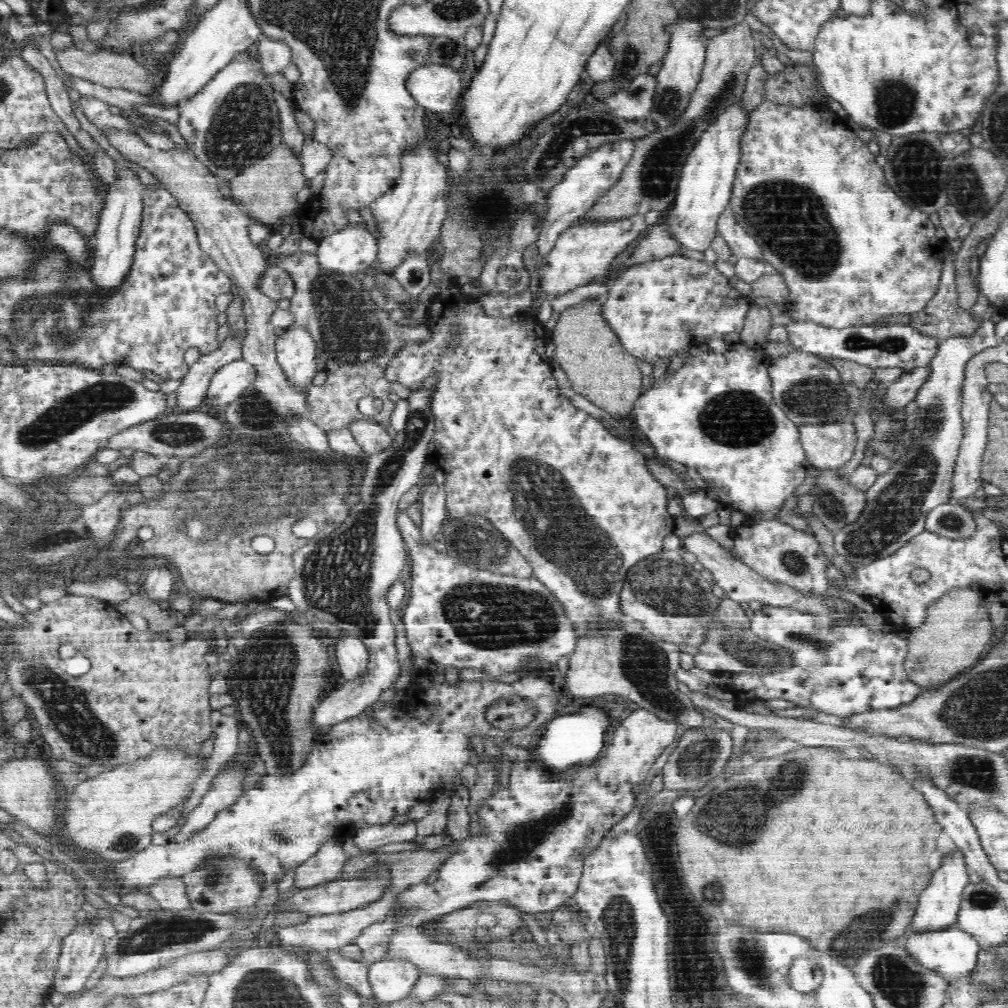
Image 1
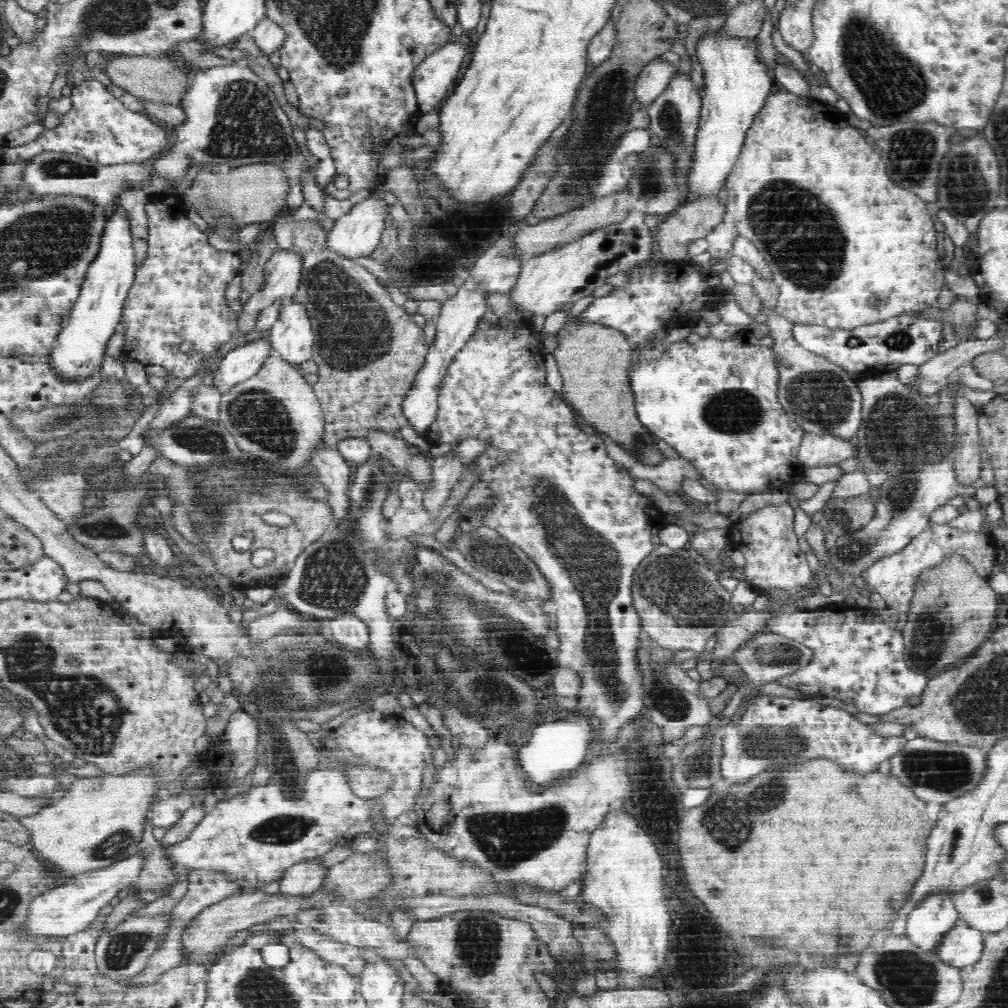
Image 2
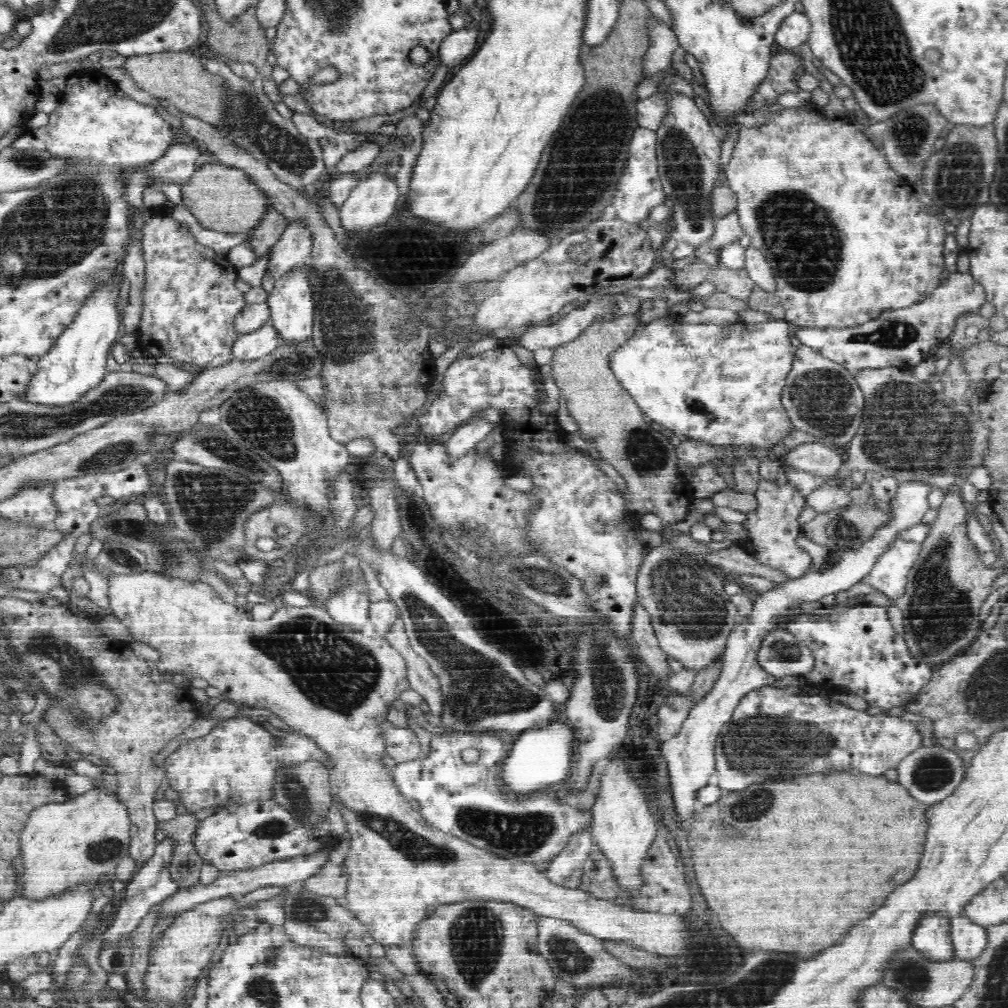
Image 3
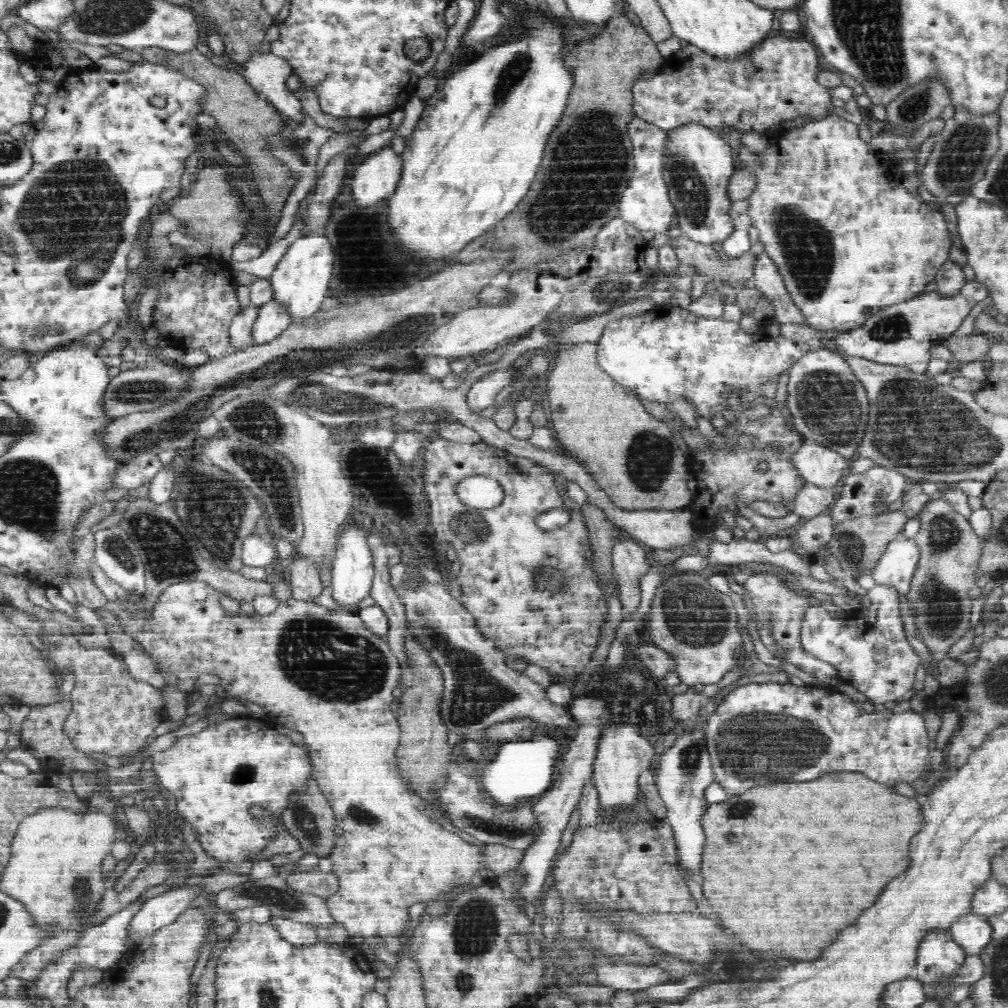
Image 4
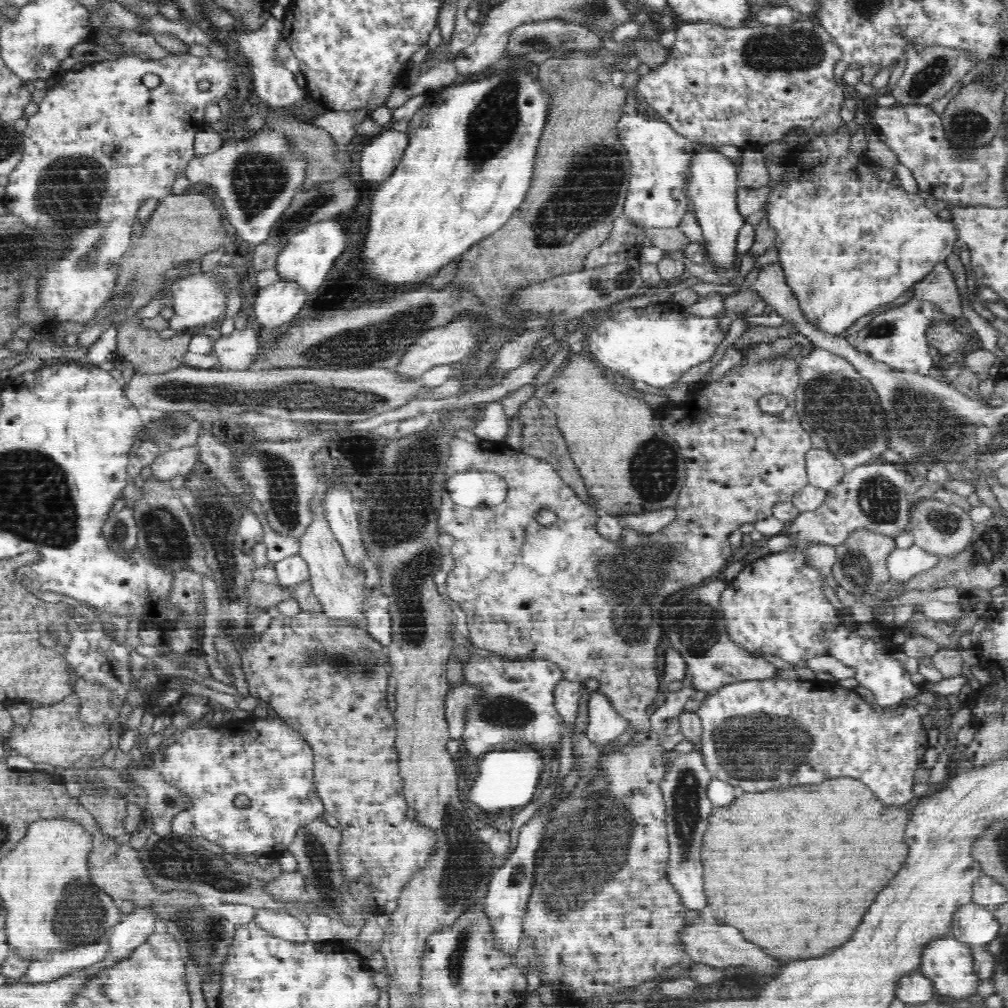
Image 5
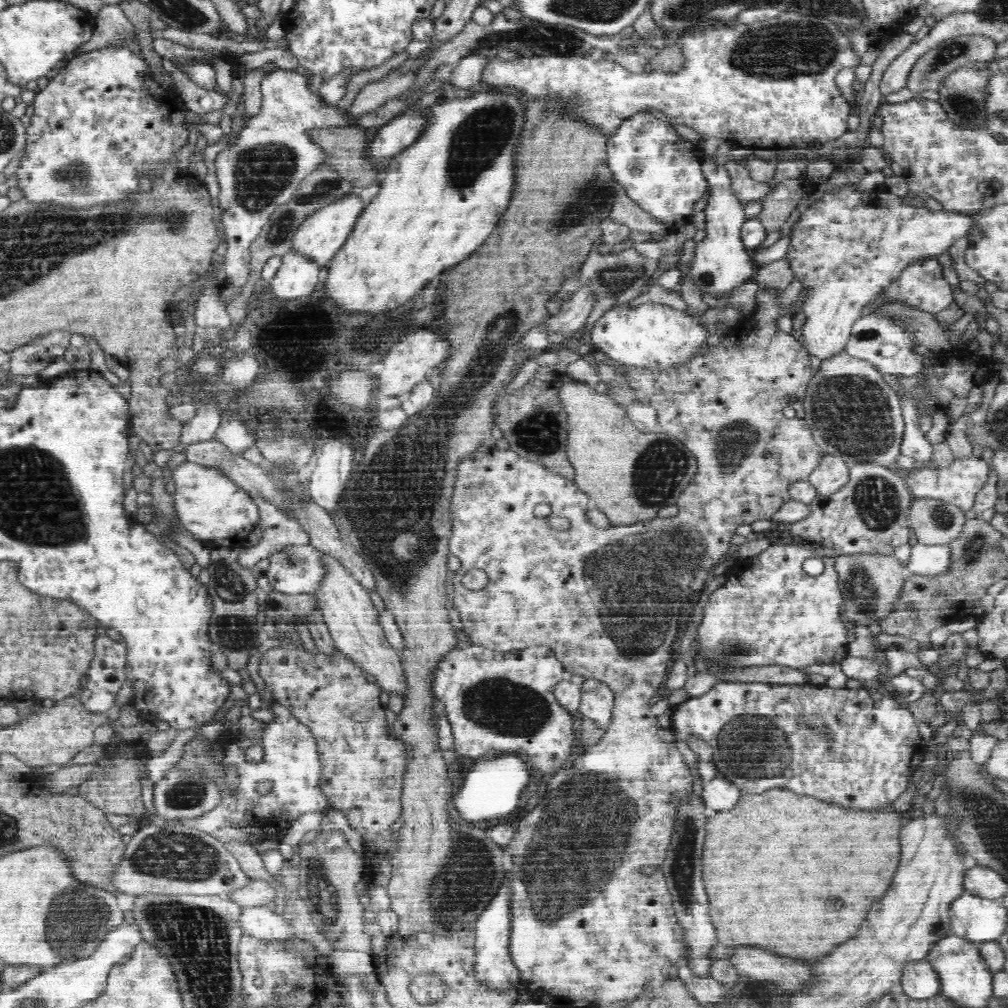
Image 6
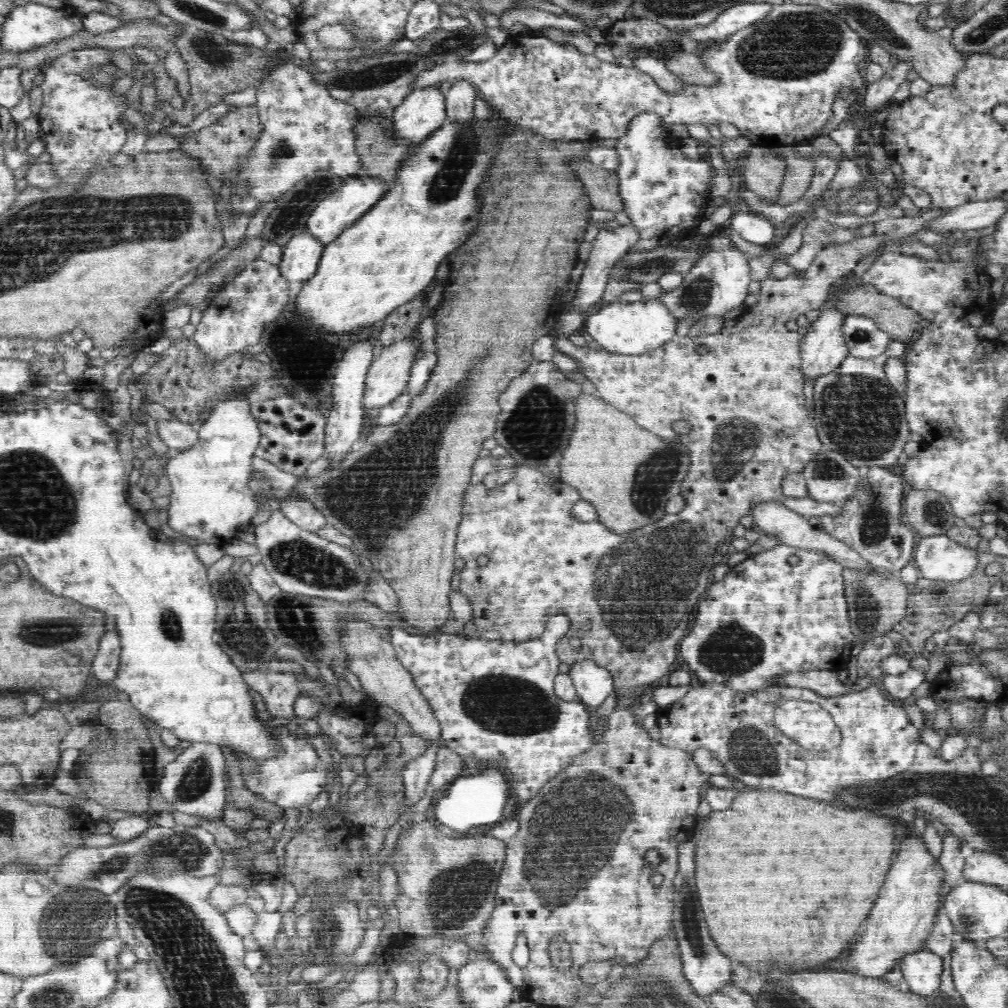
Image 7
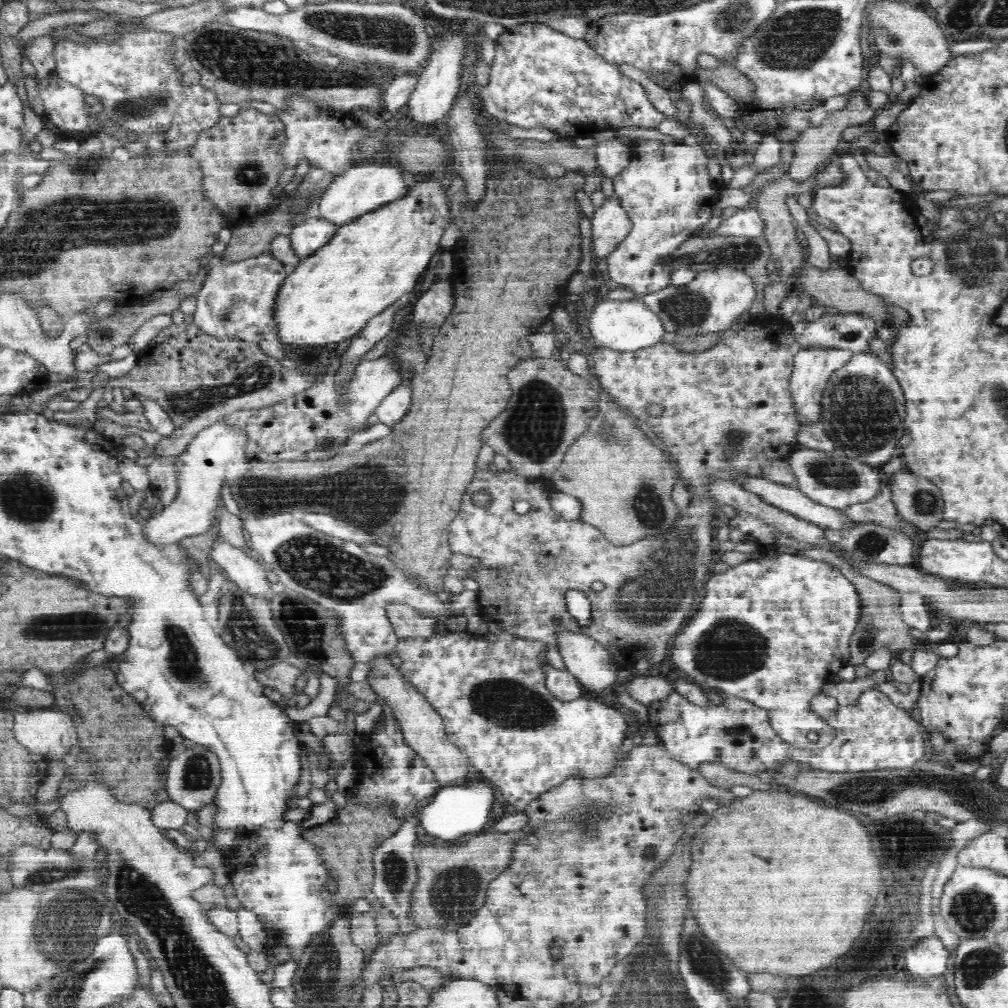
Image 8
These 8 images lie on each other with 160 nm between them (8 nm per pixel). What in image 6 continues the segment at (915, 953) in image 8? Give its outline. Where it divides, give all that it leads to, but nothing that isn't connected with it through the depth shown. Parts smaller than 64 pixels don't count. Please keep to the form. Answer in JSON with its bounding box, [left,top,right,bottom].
[900,959,941,1000]

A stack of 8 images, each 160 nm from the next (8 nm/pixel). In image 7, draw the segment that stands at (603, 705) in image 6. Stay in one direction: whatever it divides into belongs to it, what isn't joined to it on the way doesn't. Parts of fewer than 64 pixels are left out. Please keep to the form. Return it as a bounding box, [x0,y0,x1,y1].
[568,658,613,708]

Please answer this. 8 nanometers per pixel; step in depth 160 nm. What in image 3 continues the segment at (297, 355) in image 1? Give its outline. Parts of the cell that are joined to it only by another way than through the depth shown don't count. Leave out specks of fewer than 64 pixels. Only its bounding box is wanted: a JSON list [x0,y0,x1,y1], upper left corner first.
[267,270,315,346]

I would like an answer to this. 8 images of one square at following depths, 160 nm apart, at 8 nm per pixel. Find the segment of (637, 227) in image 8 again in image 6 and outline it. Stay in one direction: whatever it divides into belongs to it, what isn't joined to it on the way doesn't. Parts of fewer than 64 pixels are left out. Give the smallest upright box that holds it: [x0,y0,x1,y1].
[607,110,709,228]

